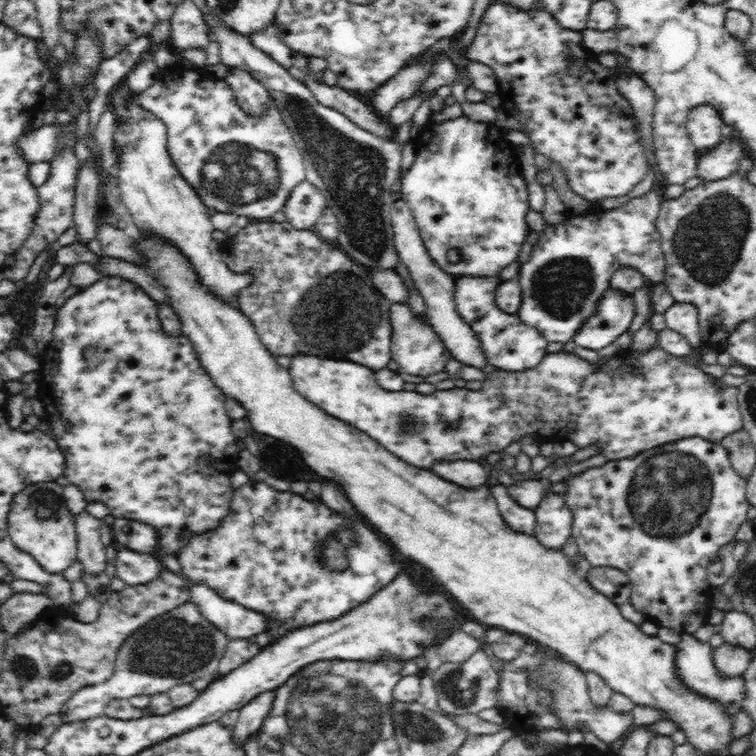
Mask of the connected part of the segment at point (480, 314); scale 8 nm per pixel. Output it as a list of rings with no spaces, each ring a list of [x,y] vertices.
[[[499,275],[480,278],[477,276],[458,276],[455,279],[454,298],[456,310],[476,333],[482,343],[487,364],[509,372],[520,372],[538,366],[547,355],[548,342],[539,330],[524,324],[518,315],[508,314],[496,304],[496,288],[501,283]]]

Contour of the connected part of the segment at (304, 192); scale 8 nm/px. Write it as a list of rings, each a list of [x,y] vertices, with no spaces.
[[[304,179],[292,190],[282,210],[296,230],[311,230],[326,207],[322,192]]]

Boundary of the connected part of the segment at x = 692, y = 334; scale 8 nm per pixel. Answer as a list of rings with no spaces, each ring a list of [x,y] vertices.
[[[675,302],[664,313],[667,328],[679,332],[692,347],[700,347],[700,325],[698,325],[698,311],[692,303]]]

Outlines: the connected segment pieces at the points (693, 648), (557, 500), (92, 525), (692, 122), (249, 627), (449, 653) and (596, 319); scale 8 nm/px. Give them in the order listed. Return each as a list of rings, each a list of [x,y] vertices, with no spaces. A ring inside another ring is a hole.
[[[681,633],[681,639],[676,645],[676,649],[675,665],[678,668],[678,677],[688,691],[705,696],[710,700],[717,700],[724,705],[726,703],[738,703],[743,699],[746,690],[744,678],[722,677],[722,674],[718,673],[718,669],[715,667],[712,648],[708,642],[701,642],[694,635]]]
[[[548,492],[534,511],[537,526],[533,536],[546,549],[560,551],[571,538],[573,524],[573,514],[564,496]]]
[[[84,510],[74,515],[77,533],[77,559],[84,567],[84,573],[99,575],[111,567],[106,558],[106,550],[101,542],[100,528],[103,520]]]
[[[703,105],[693,108],[689,112],[687,132],[692,144],[704,152],[718,146],[722,137],[722,118],[712,106]]]
[[[204,584],[191,587],[189,602],[194,603],[200,615],[229,639],[247,639],[262,634],[268,628],[269,619],[264,614],[226,601]]]
[[[455,629],[452,634],[442,639],[440,646],[438,646],[438,652],[440,652],[440,660],[444,662],[455,662],[456,664],[462,664],[466,662],[476,650],[482,649],[483,639],[476,639],[471,635],[468,635],[462,629]]]
[[[608,289],[599,298],[596,312],[587,317],[573,341],[582,348],[600,350],[612,344],[630,328],[634,320],[632,294]]]

